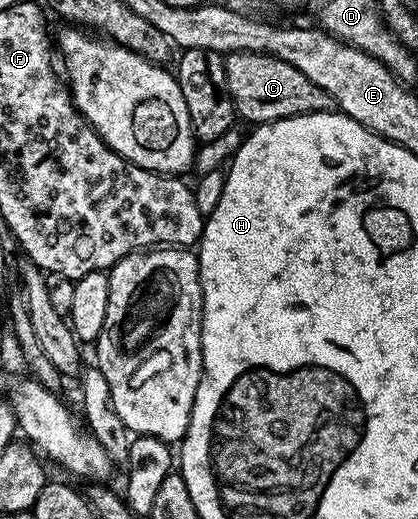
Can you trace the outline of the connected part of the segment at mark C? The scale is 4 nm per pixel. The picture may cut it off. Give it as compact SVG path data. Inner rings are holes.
M231 53L226 57L226 82L230 98L234 101L234 112L250 123L279 121L305 113L324 113L335 108L334 100L308 75L296 71L292 63L276 59L263 53Z

